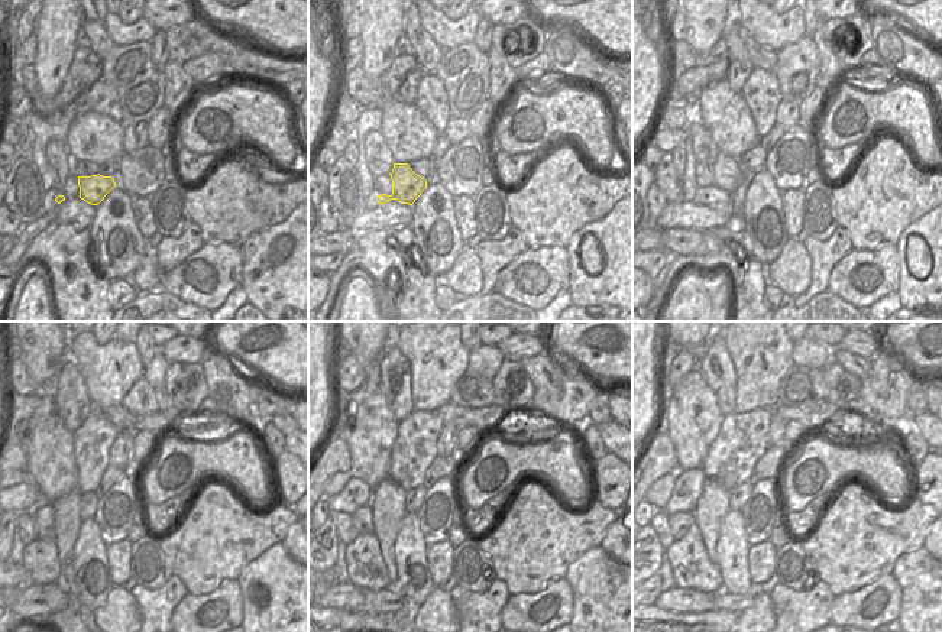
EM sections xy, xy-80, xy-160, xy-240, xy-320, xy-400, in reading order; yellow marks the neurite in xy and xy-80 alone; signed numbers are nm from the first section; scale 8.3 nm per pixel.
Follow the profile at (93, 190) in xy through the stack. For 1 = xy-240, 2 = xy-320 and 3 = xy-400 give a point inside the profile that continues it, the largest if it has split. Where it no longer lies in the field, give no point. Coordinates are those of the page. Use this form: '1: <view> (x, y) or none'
1: xy-240 (42, 514)
2: xy-320 (362, 519)
3: xy-400 (679, 522)

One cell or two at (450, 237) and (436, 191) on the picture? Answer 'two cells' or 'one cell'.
one cell

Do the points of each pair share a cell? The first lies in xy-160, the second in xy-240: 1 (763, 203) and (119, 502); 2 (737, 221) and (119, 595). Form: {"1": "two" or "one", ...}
{"1": "two", "2": "two"}

